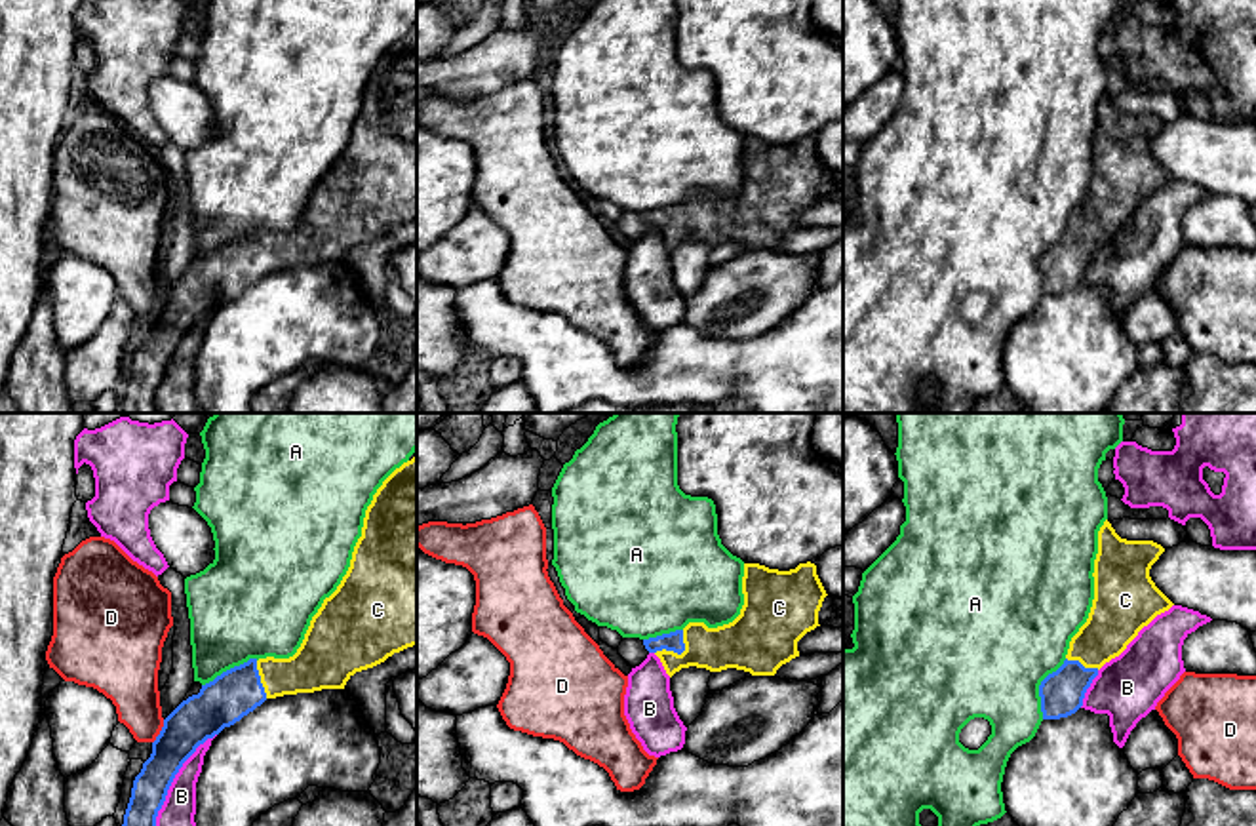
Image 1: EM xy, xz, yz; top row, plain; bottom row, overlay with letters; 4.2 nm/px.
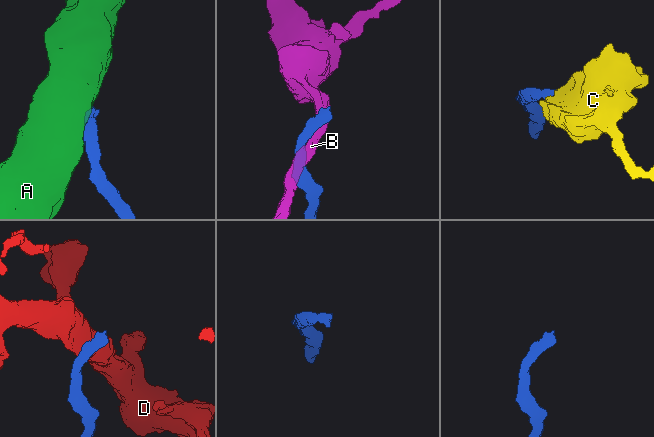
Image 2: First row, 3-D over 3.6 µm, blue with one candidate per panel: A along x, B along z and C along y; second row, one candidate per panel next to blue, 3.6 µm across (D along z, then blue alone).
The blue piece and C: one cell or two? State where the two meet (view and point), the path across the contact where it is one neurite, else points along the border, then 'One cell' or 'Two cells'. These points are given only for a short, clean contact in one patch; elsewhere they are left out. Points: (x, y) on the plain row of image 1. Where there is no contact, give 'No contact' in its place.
Touches blue at xz (678, 227). Path across: xz (674, 214), (678, 227), (686, 221), (731, 219). One cell

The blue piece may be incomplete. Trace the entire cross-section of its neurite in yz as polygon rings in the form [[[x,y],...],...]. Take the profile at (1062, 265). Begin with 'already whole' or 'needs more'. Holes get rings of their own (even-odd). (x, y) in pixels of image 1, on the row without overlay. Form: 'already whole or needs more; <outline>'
needs more; [[[1104,95],[1092,147],[1092,181],[1071,211],[1064,238],[1039,259],[1043,293],[1075,287],[1098,244],[1174,179],[1149,150],[1163,126],[1153,114],[1121,112],[1111,97]]]

